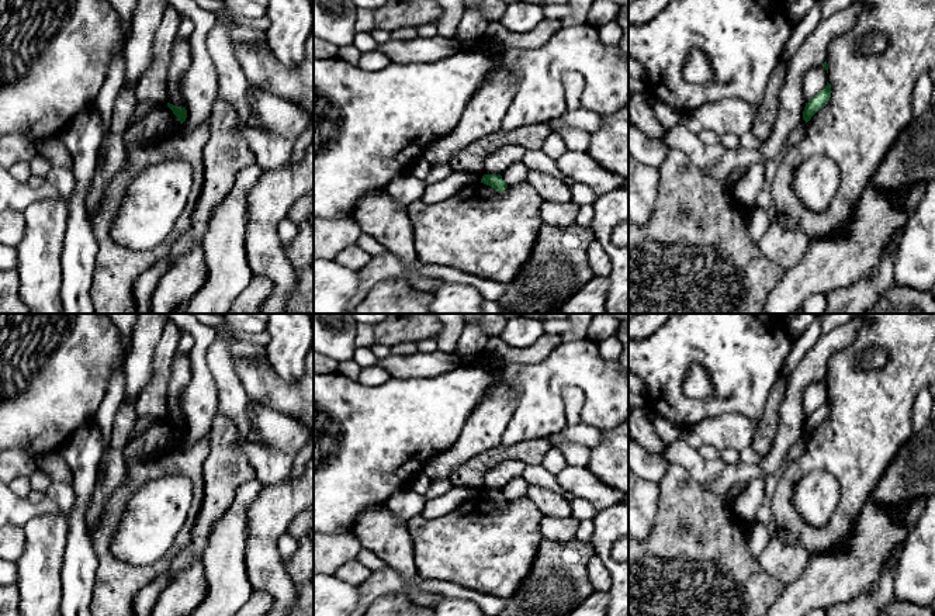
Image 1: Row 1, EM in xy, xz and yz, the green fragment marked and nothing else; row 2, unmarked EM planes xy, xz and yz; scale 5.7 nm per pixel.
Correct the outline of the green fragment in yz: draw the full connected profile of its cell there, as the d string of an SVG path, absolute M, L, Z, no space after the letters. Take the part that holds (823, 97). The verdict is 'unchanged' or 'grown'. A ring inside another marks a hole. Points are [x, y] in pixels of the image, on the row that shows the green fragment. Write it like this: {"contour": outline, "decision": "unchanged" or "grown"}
{"contour": "M827 82L825 89L815 94L808 103L806 103L803 120L808 122L811 117L830 101L830 97L831 84Z", "decision": "unchanged"}

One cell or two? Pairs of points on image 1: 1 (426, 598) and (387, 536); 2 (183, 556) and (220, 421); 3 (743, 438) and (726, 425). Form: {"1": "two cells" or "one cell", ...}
{"1": "one cell", "2": "one cell", "3": "one cell"}

